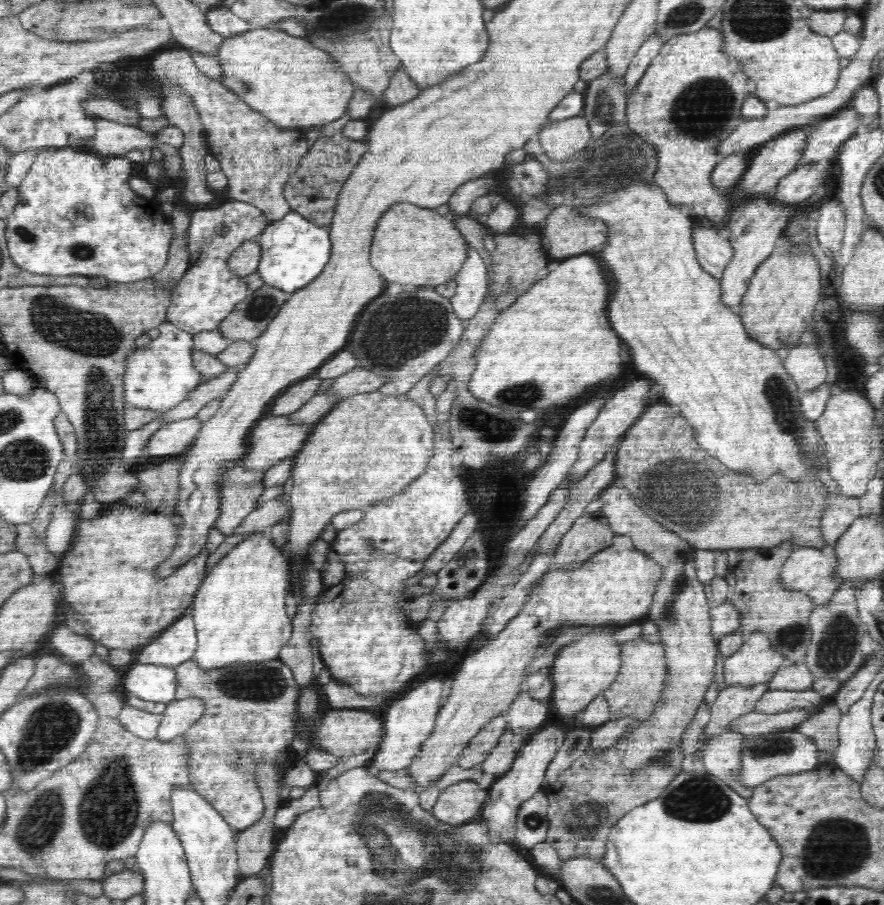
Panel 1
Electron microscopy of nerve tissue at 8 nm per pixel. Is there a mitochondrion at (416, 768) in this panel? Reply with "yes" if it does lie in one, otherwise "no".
no

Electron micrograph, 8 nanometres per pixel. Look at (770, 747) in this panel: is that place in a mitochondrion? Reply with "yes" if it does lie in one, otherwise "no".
yes

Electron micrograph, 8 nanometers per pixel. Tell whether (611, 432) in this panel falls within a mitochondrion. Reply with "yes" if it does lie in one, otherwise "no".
no

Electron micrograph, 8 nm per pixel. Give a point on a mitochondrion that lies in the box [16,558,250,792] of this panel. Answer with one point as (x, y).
(51, 728)

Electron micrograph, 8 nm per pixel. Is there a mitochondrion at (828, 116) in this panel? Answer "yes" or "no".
no

